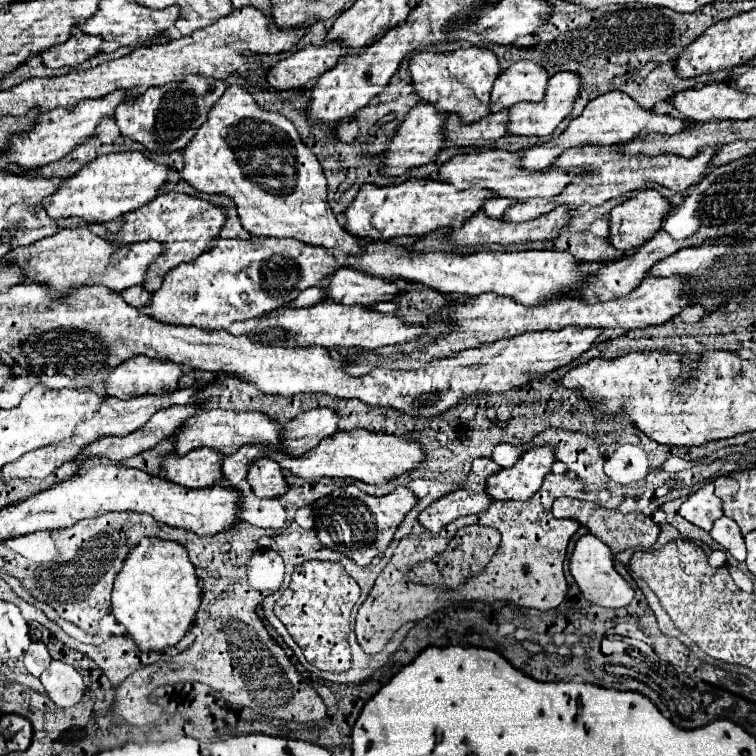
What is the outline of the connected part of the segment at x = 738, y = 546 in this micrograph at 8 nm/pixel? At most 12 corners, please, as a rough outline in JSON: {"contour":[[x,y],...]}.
{"contour":[[718,518],[710,536],[736,560],[746,560],[744,538],[734,520]]}

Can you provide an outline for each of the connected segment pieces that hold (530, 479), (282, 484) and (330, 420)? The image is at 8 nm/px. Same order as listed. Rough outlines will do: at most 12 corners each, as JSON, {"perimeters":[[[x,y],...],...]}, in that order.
{"perimeters":[[[554,446],[524,452],[512,468],[492,474],[494,500],[528,500],[554,462]],[[254,462],[248,470],[258,498],[276,498],[288,490],[278,462]],[[330,408],[298,414],[284,426],[284,450],[292,456],[316,448],[338,432]]]}

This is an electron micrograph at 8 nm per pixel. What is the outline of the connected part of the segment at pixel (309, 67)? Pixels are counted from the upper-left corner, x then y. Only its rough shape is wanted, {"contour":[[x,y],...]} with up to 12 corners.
{"contour":[[338,42],[308,46],[266,74],[276,92],[310,88],[336,66]]}

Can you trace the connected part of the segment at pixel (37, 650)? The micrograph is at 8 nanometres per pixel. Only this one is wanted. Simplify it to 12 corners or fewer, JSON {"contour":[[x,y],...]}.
{"contour":[[32,642],[26,658],[28,672],[40,676],[52,658],[44,642]]}

